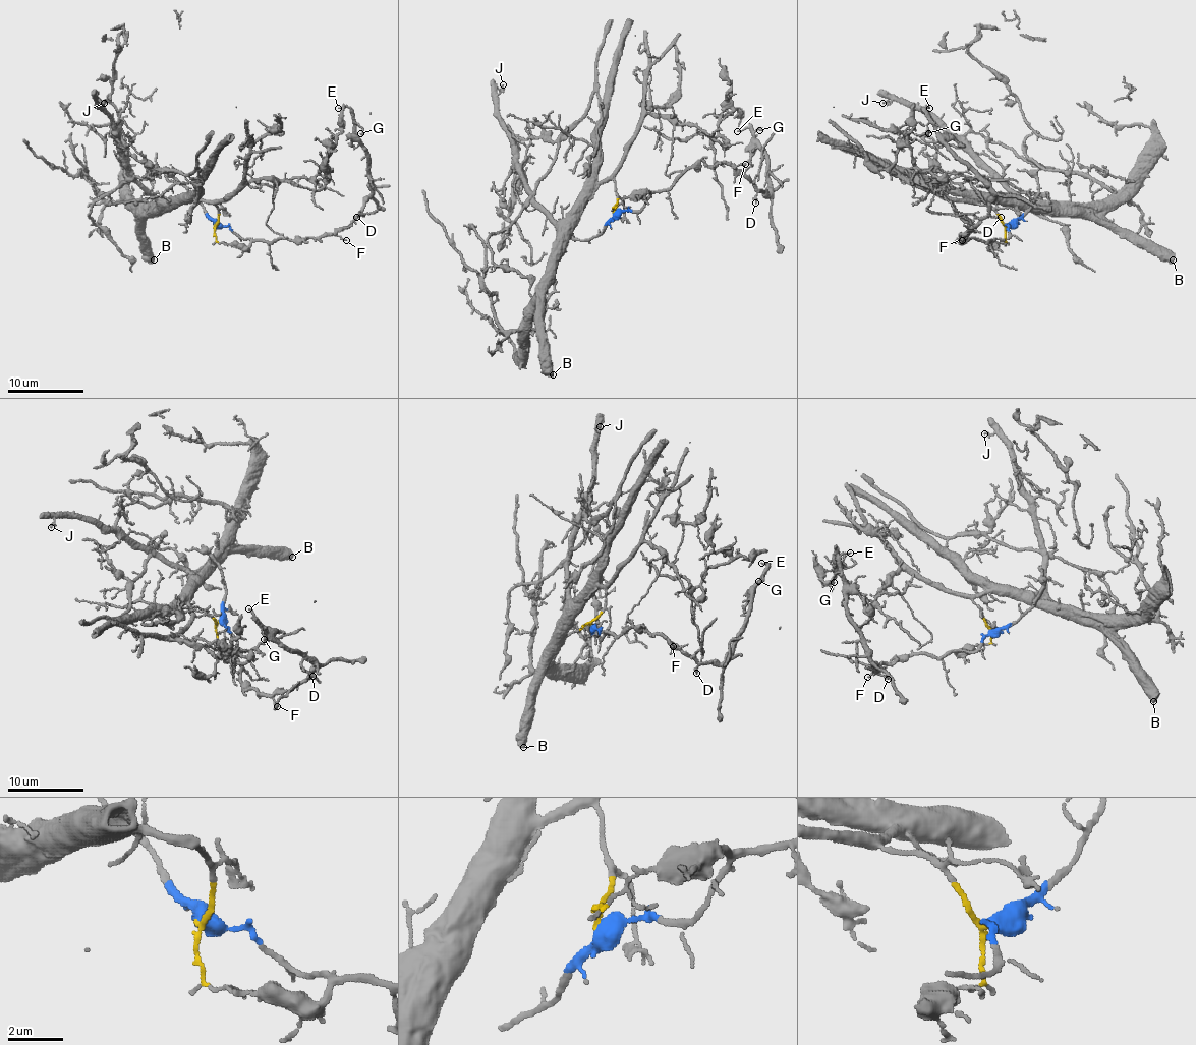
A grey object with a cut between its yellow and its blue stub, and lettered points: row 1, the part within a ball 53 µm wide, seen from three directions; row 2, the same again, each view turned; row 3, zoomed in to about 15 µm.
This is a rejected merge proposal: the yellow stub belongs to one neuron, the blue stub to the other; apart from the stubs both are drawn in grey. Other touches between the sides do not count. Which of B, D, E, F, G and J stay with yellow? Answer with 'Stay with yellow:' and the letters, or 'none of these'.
Stay with yellow: B, J

